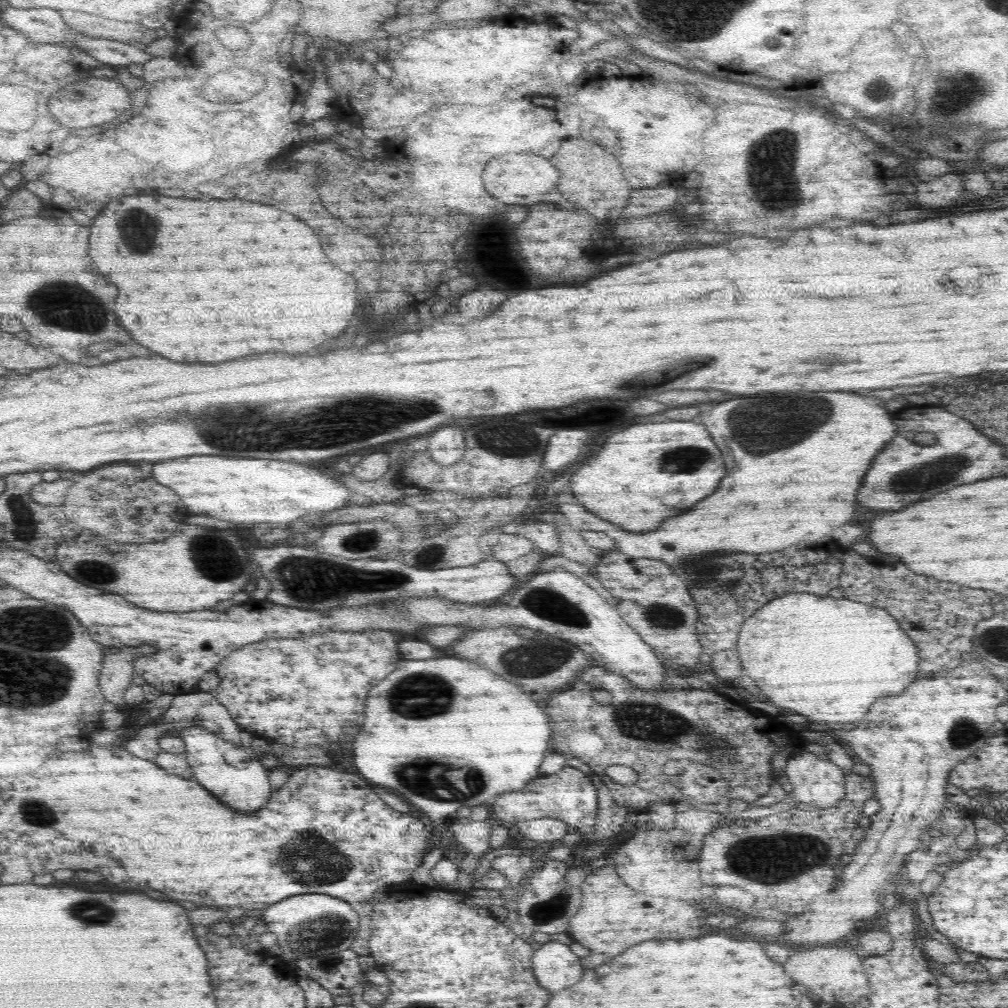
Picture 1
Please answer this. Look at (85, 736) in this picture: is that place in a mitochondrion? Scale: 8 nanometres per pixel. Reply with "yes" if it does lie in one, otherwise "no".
no

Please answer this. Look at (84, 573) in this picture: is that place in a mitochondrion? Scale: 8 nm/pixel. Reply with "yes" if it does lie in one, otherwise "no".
yes

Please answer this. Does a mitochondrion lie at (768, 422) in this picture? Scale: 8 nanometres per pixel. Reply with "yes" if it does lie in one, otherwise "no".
yes

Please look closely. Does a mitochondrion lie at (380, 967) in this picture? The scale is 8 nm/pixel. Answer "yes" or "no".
no

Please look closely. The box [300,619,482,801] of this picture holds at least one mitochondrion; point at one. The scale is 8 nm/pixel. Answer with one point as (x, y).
(419, 695)

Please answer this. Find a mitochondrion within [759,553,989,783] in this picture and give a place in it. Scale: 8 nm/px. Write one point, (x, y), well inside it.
(965, 732)

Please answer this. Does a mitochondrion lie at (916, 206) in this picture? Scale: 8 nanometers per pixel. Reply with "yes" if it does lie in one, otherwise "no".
no

